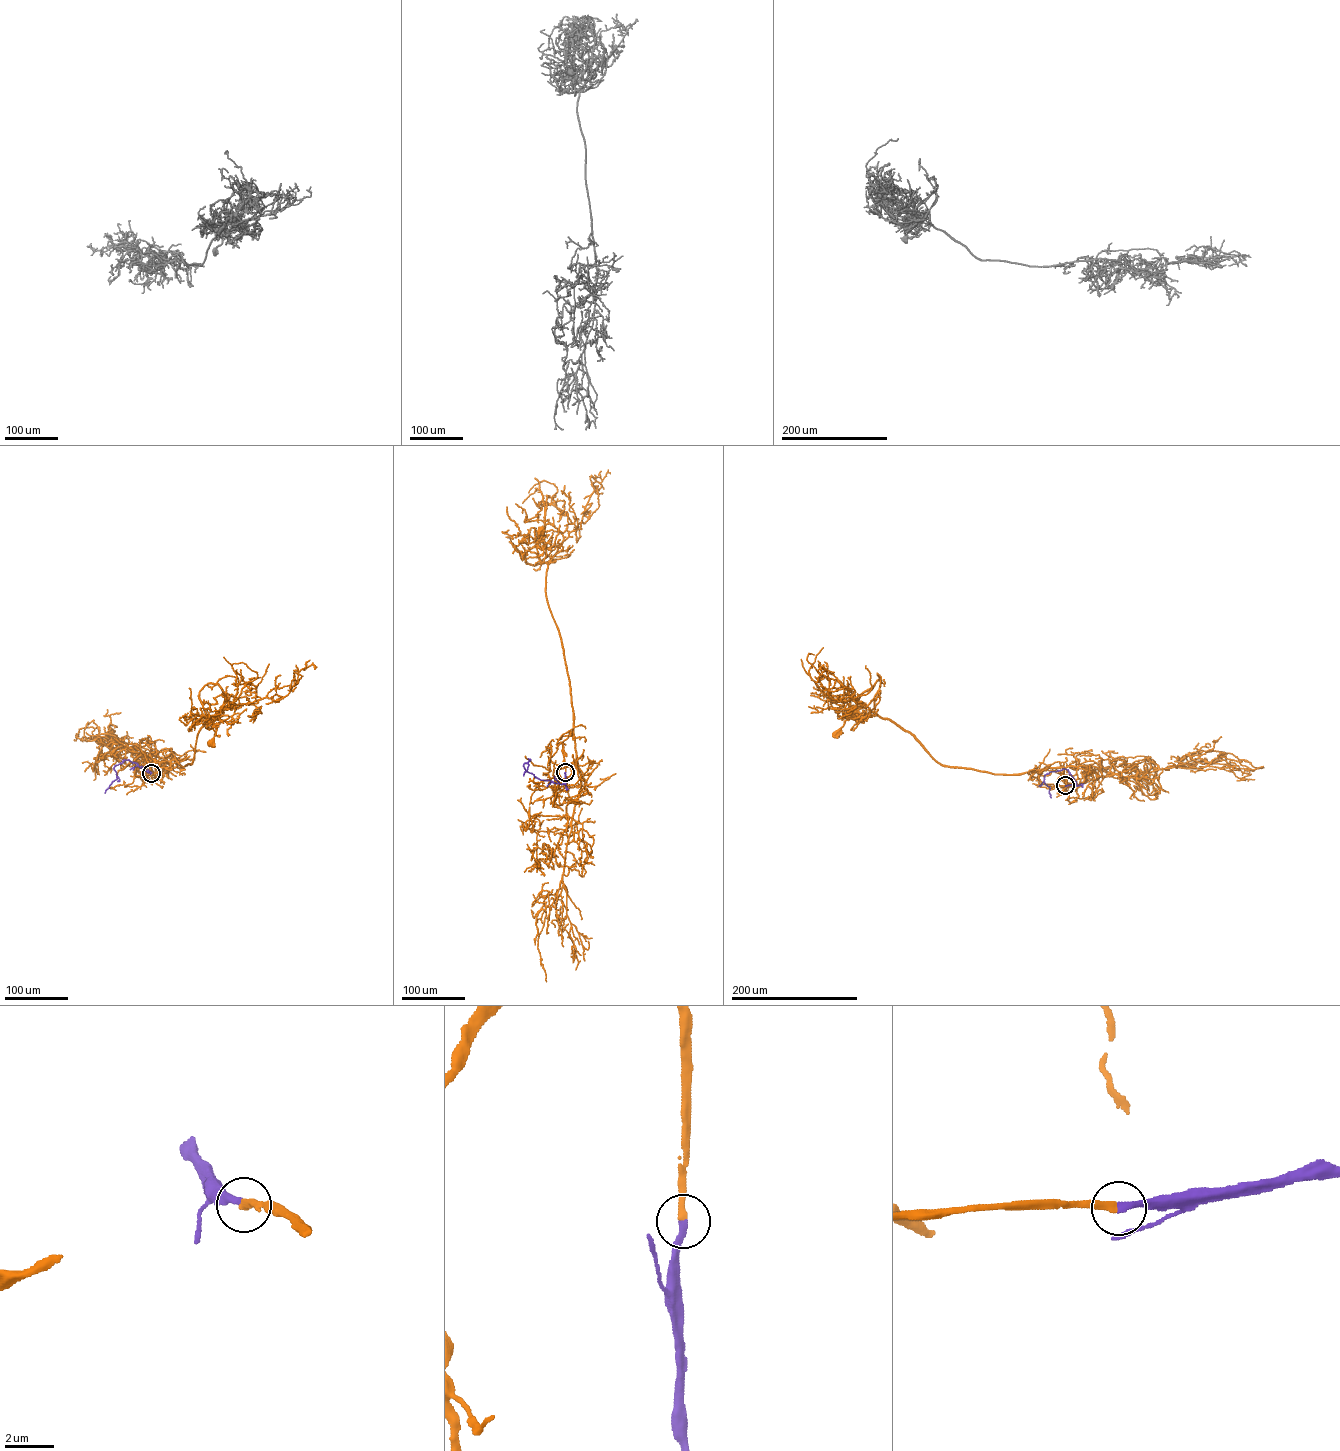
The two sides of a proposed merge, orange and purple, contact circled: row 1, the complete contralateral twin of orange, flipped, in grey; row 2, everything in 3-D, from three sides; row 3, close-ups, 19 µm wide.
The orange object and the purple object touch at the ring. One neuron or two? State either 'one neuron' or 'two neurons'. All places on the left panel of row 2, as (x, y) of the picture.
one neuron

